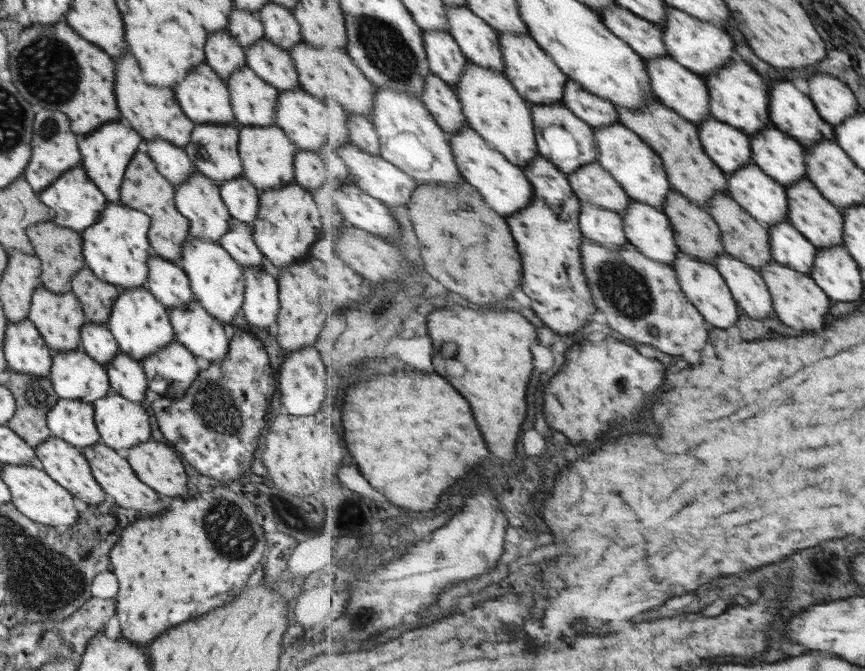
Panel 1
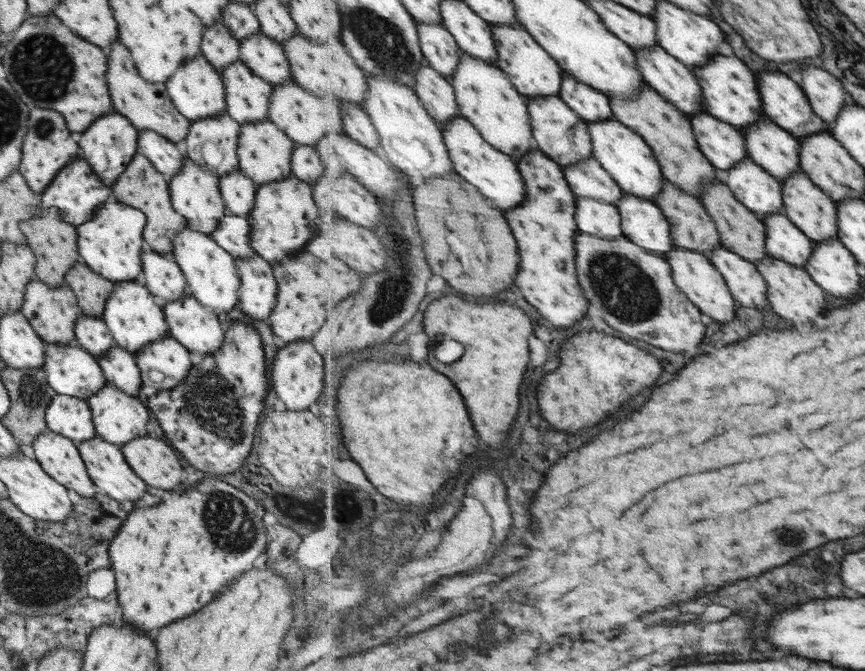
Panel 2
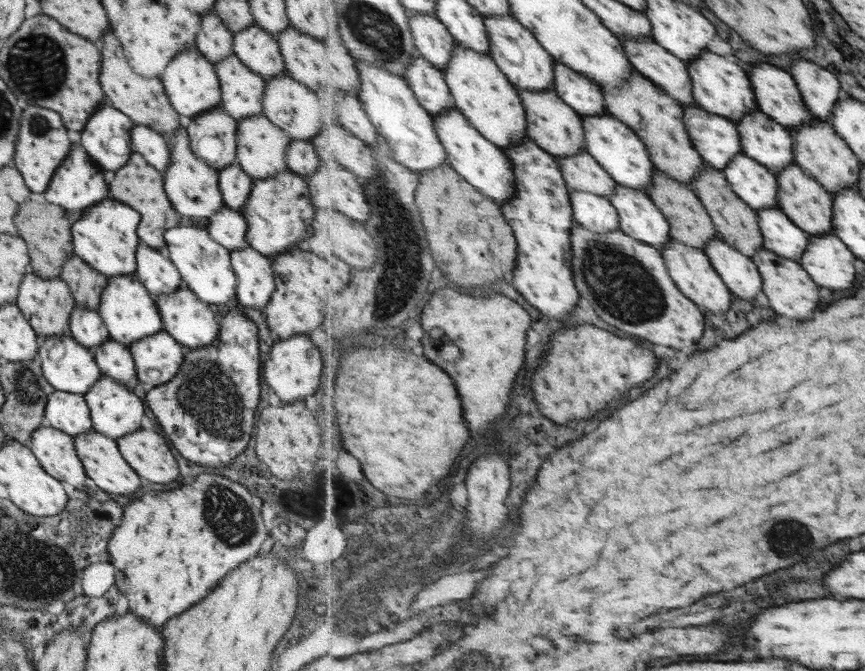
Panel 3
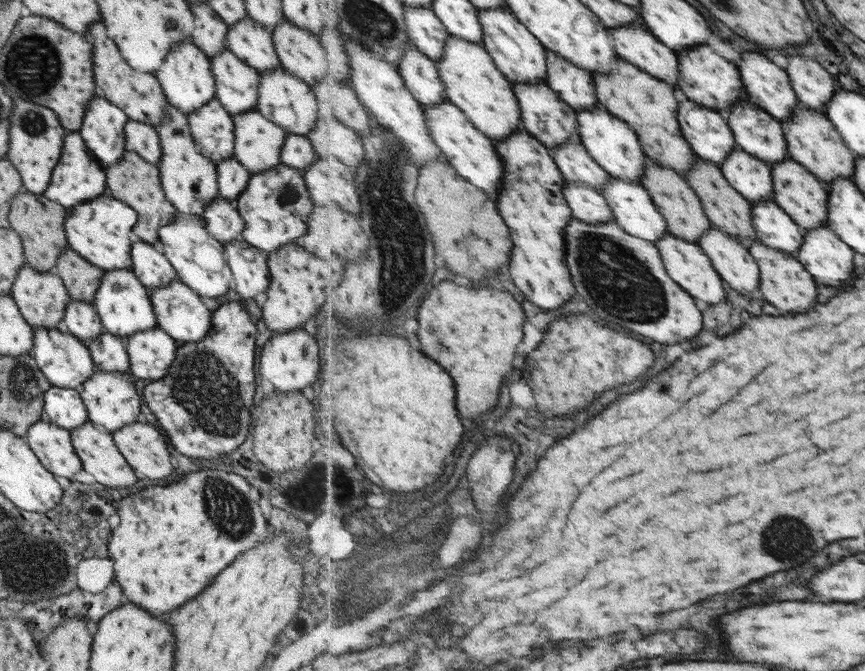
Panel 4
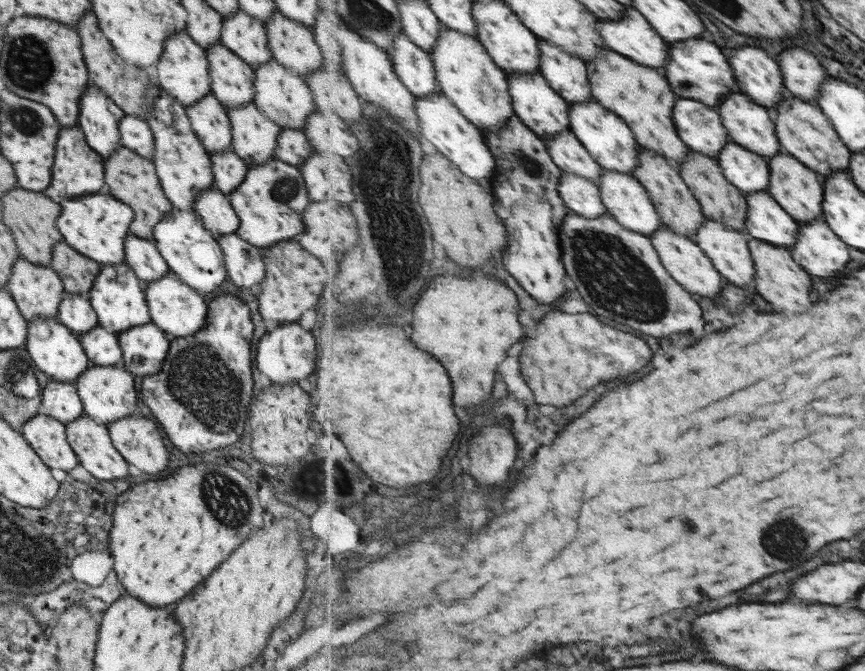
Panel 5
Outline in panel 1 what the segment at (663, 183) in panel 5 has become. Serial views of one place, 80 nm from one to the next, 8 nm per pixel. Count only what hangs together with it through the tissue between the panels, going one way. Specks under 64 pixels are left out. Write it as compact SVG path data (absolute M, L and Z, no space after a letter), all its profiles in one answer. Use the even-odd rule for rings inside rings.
M673 189L662 210L669 215L672 221L672 227L676 233L676 243L680 246L681 251L711 264L715 264L715 259L725 252L723 234L716 219L708 210L702 209L698 204L693 204L690 198Z

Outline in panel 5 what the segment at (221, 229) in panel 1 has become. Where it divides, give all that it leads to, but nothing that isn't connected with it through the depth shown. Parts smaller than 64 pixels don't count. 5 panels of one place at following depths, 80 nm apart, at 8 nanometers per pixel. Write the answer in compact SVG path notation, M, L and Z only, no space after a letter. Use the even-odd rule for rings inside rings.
M151 82L148 95L152 98L152 109L144 116L144 121L153 135L155 150L151 161L159 186L173 208L192 212L194 198L201 191L214 186L210 158L192 131L184 108L161 89L157 82Z

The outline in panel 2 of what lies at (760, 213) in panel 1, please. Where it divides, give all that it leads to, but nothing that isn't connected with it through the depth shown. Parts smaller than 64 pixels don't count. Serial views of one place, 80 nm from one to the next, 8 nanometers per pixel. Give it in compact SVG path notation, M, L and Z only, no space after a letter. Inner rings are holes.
M747 158L733 166L728 171L726 182L736 197L745 206L748 206L753 212L756 212L761 219L775 213L781 213L786 208L784 205L783 181L775 178L768 170L765 170L765 167L757 164L751 158Z

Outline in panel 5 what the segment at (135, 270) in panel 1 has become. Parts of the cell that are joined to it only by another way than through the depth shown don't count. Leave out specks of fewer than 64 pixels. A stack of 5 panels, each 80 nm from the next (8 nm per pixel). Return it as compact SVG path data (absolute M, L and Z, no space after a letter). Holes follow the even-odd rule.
M104 190L81 195L81 198L70 198L58 205L60 211L54 223L62 240L73 250L98 262L100 266L125 263L123 243L129 234L128 226L134 215L129 206L111 198Z

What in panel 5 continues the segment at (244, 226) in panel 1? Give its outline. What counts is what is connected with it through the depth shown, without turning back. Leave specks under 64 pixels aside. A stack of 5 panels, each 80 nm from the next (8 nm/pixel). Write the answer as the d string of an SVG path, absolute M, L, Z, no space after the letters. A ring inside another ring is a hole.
M214 186L200 192L194 198L192 212L195 213L202 222L202 225L215 237L223 236L235 232L238 228L239 219L228 201L228 195L219 192Z

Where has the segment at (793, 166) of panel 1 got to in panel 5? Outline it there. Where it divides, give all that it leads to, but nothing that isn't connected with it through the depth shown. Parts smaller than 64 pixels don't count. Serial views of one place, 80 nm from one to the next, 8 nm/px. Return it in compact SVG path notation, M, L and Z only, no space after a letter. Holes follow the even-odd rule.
M732 91L720 102L716 109L719 111L721 118L723 118L731 140L740 144L740 146L767 159L781 154L781 150L784 151L783 146L780 144L780 137L776 133L776 121L773 119L774 113L766 106L755 104L753 99L749 98L749 95L745 94L745 92Z

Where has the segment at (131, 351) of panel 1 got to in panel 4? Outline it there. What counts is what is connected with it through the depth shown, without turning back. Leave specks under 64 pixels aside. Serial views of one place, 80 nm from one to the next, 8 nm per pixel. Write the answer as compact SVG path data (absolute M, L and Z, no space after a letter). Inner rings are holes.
M130 269L105 271L100 282L99 288L93 293L91 303L105 331L120 337L124 342L125 336L157 327L155 315L148 300L149 294L137 280L133 271Z

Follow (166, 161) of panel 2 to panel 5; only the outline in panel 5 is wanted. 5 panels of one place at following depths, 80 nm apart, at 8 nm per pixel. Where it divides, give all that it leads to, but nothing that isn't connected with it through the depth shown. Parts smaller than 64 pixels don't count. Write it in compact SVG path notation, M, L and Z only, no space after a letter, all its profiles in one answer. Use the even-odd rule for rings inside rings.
M124 114L117 123L117 130L121 147L147 160L152 160L153 150L155 150L153 135L143 119Z

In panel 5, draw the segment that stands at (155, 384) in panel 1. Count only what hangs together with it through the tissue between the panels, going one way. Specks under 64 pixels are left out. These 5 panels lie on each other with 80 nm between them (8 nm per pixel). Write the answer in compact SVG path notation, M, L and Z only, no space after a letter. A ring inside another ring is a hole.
M151 321L122 330L116 337L122 365L127 372L144 377L160 369L169 346L169 337Z

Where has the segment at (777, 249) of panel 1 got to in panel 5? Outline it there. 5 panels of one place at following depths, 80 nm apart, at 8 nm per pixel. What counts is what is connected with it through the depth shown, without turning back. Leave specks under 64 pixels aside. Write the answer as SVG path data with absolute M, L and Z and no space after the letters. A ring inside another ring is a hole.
M769 191L753 193L747 197L749 236L786 249L791 249L799 242L801 224Z

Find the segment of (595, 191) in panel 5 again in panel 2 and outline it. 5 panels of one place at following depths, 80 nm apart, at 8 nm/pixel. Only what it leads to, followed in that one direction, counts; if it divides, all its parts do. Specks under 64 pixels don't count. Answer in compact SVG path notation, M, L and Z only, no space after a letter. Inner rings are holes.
M577 196L576 221L580 231L599 238L613 240L624 234L619 207L602 200Z

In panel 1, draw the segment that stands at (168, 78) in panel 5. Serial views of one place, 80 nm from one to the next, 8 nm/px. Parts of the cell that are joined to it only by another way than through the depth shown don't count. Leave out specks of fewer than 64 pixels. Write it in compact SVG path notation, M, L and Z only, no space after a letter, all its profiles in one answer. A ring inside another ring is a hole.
M205 61L200 62L181 82L177 82L177 86L173 86L174 99L180 111L194 124L235 125L239 130L241 124L233 118L226 84L211 69Z

